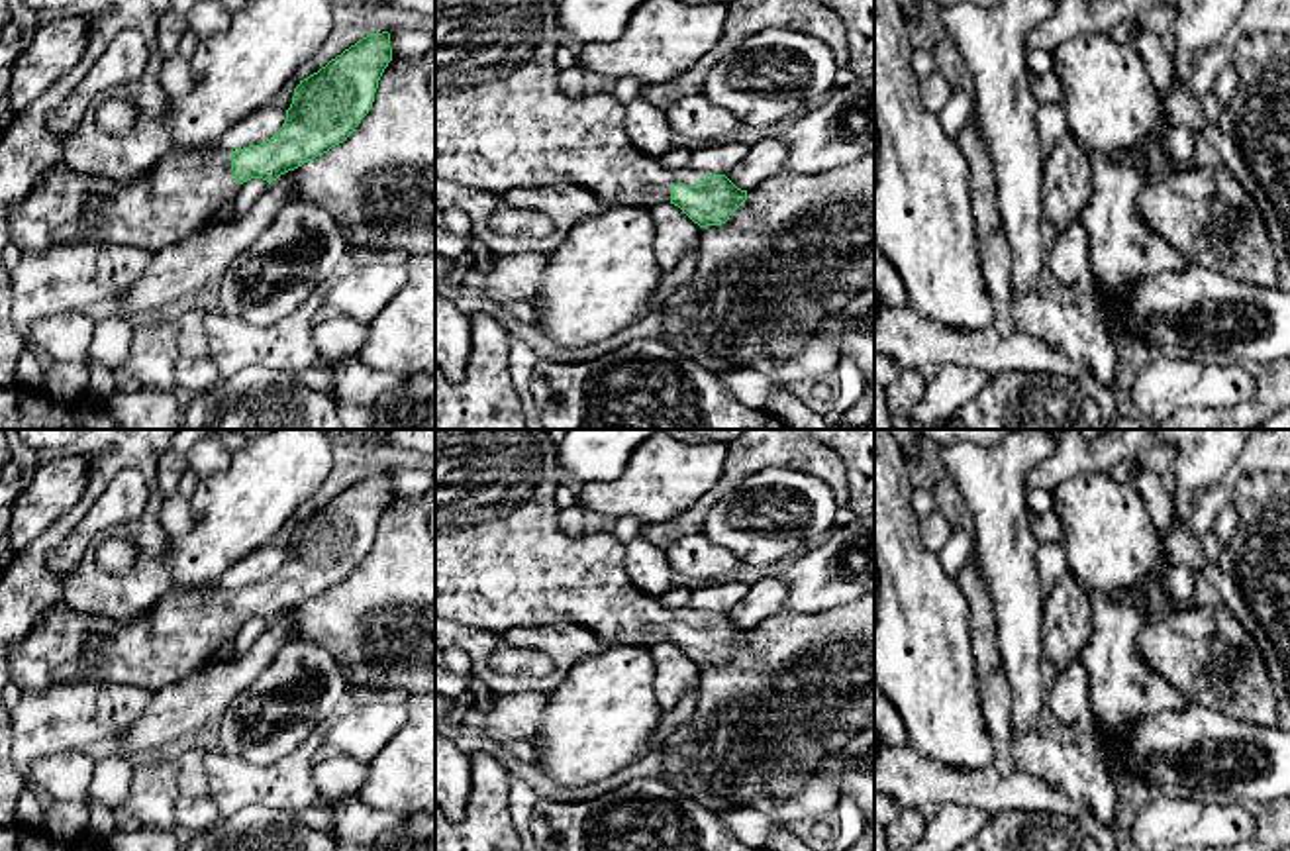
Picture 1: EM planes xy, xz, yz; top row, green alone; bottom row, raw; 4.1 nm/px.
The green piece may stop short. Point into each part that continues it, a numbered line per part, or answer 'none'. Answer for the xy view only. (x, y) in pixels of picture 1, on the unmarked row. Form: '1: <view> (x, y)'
1: xy (181, 634)

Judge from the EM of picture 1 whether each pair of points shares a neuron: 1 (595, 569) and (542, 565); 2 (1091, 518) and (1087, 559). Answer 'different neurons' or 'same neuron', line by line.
1: same neuron
2: same neuron

